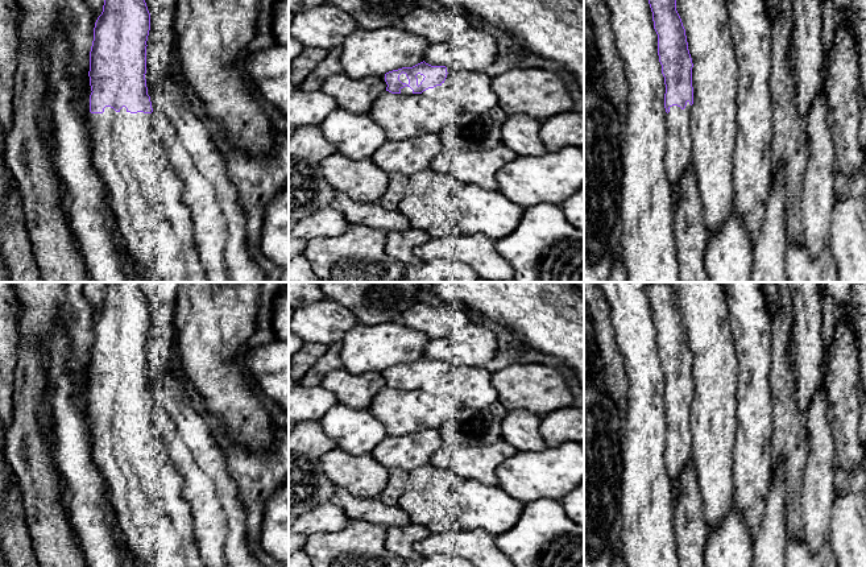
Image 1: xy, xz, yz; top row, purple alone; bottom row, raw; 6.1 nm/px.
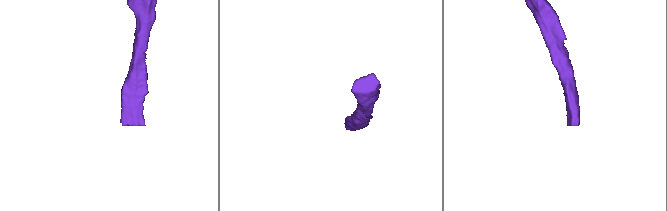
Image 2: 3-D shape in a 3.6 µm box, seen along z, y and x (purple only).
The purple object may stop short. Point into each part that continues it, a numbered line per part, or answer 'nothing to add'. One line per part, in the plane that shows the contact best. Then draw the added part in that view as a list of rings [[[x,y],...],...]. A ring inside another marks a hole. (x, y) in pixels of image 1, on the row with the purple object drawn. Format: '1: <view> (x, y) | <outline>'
1: xy (146, 195) | [[[105,107],[103,113],[90,112],[90,119],[94,164],[108,187],[111,210],[125,248],[144,270],[146,280],[149,282],[210,282],[196,249],[191,211],[183,200],[185,185],[152,140],[152,113],[130,113],[125,107],[116,112]]]

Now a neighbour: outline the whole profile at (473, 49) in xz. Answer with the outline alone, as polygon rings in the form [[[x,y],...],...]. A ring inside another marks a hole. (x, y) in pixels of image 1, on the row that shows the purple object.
[[[469,26],[448,41],[428,45],[423,61],[431,66],[484,71],[497,51],[497,40],[490,33]]]

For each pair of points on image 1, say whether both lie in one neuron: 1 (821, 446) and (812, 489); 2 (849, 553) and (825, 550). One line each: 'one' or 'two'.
1: one
2: two

